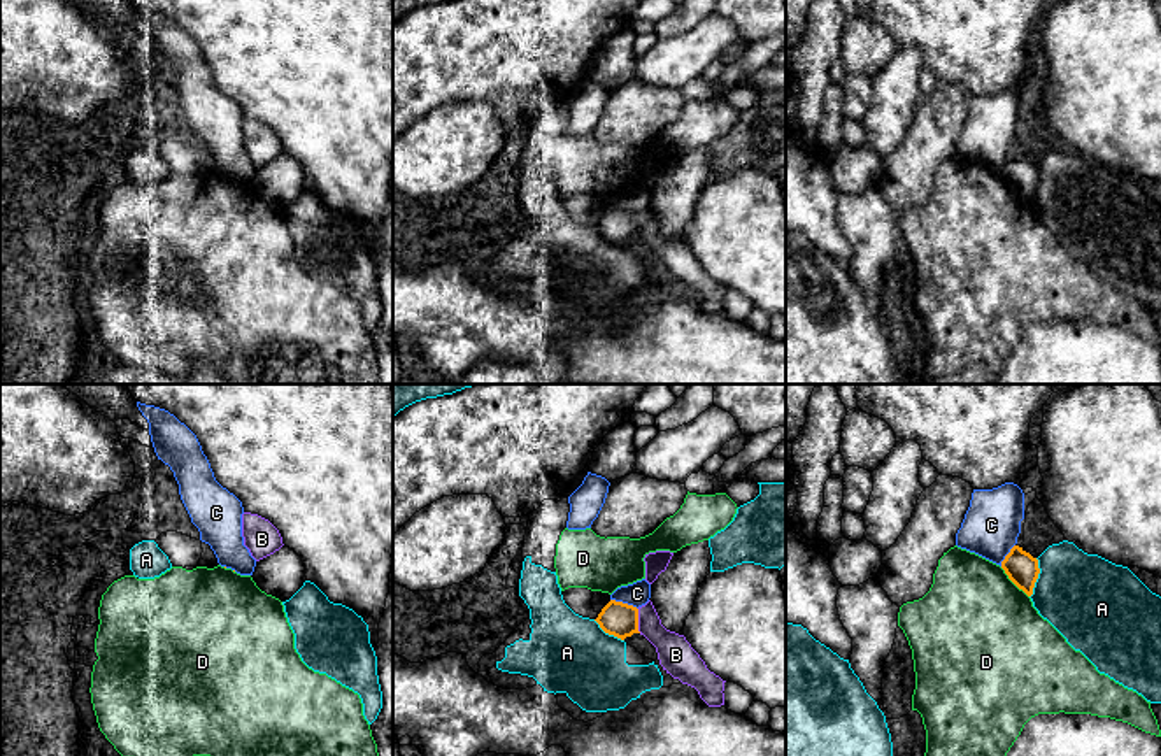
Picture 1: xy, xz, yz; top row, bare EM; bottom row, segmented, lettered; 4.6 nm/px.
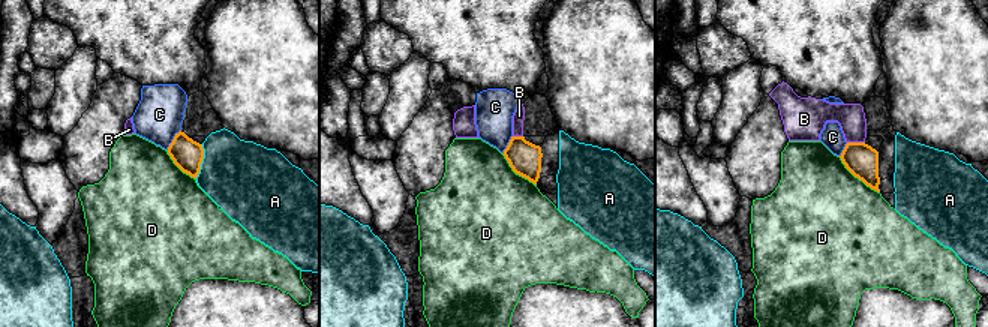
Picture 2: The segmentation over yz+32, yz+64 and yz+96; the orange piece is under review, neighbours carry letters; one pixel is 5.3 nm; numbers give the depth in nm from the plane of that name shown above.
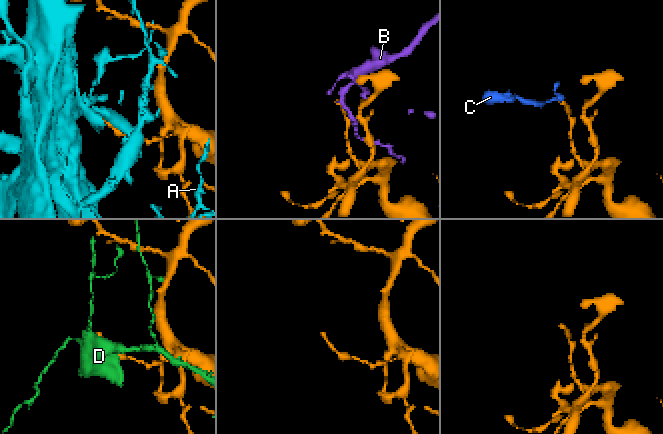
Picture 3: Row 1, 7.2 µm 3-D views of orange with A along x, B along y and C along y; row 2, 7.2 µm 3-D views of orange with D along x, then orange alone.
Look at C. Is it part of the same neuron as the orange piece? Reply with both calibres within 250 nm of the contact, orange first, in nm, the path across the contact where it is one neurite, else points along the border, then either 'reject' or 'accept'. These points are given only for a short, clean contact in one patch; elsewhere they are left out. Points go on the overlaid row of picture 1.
160/110 nm | along xz (611, 599), (632, 604), (637, 609) | reject

